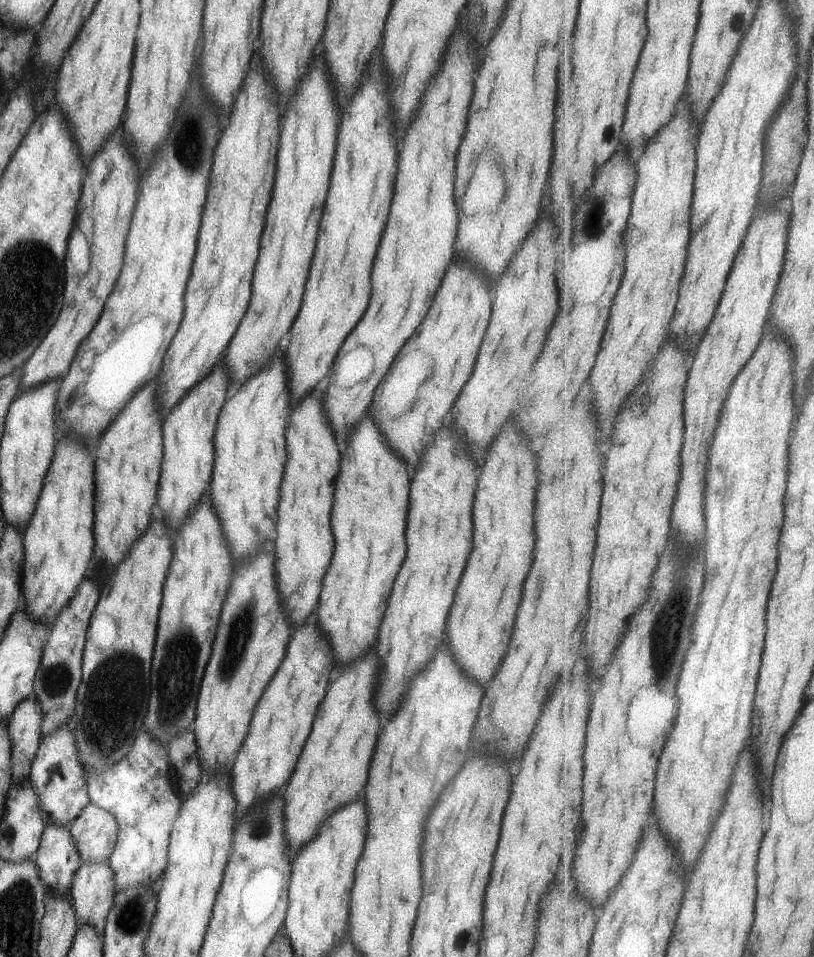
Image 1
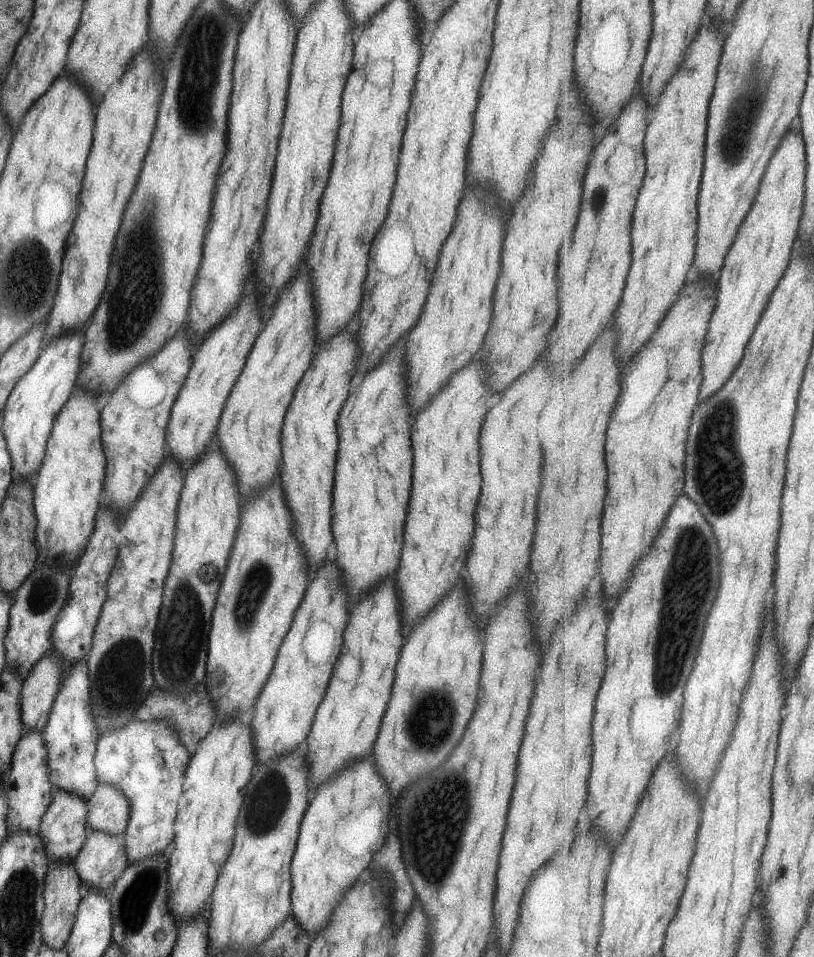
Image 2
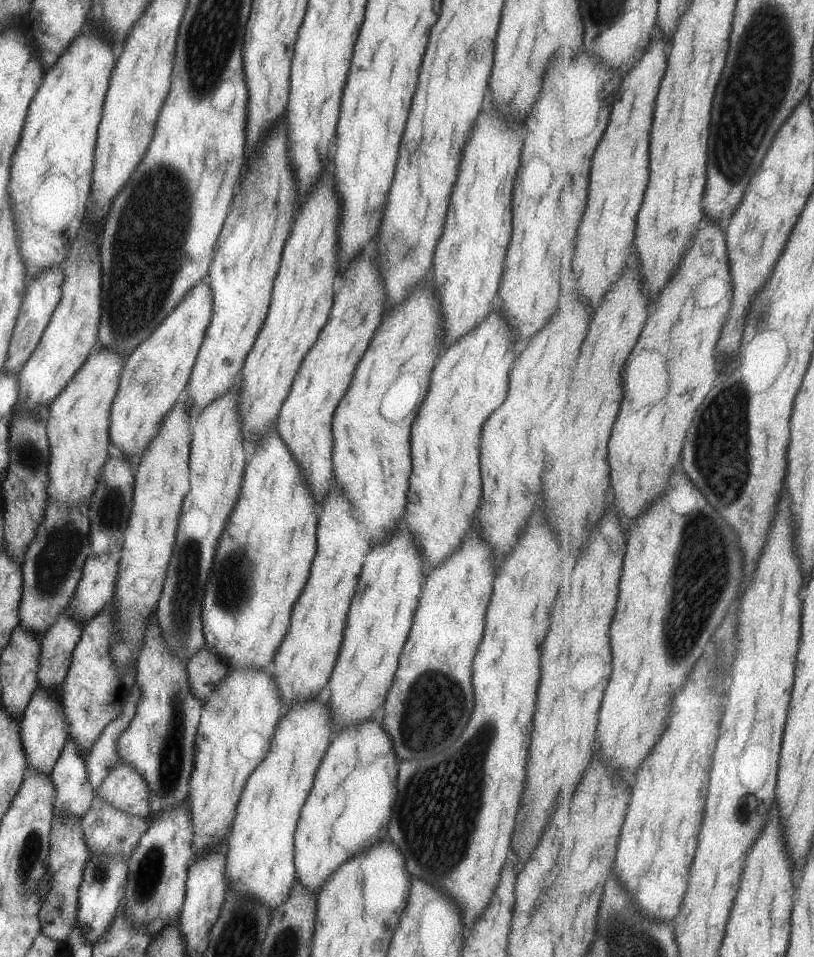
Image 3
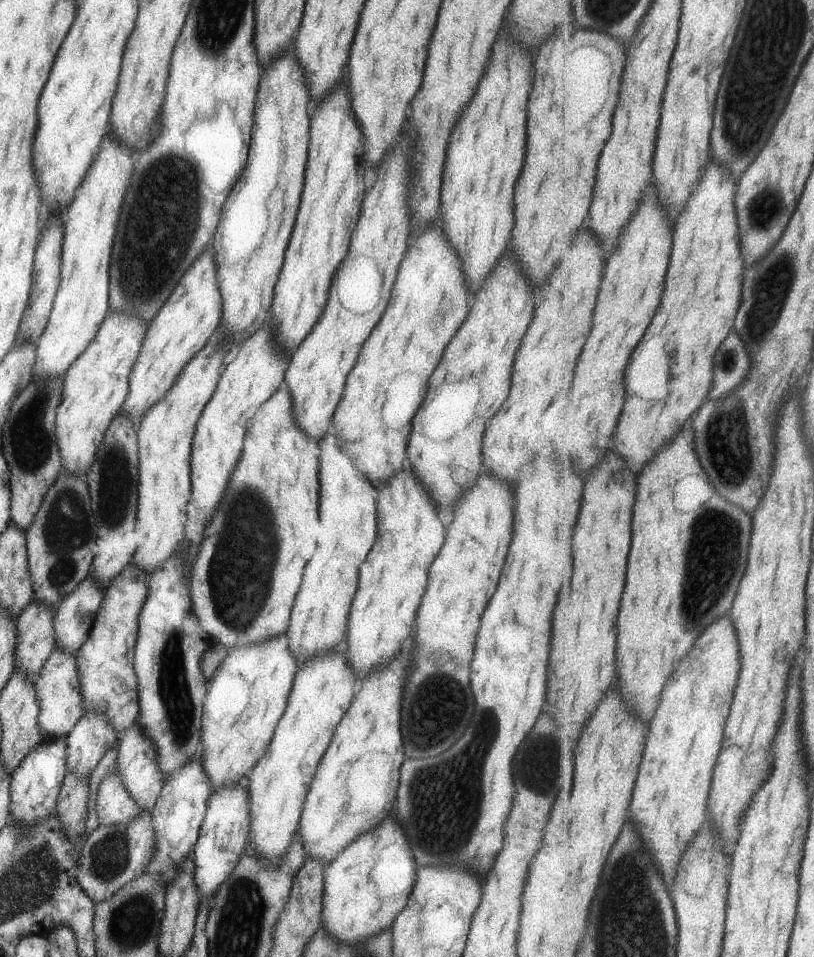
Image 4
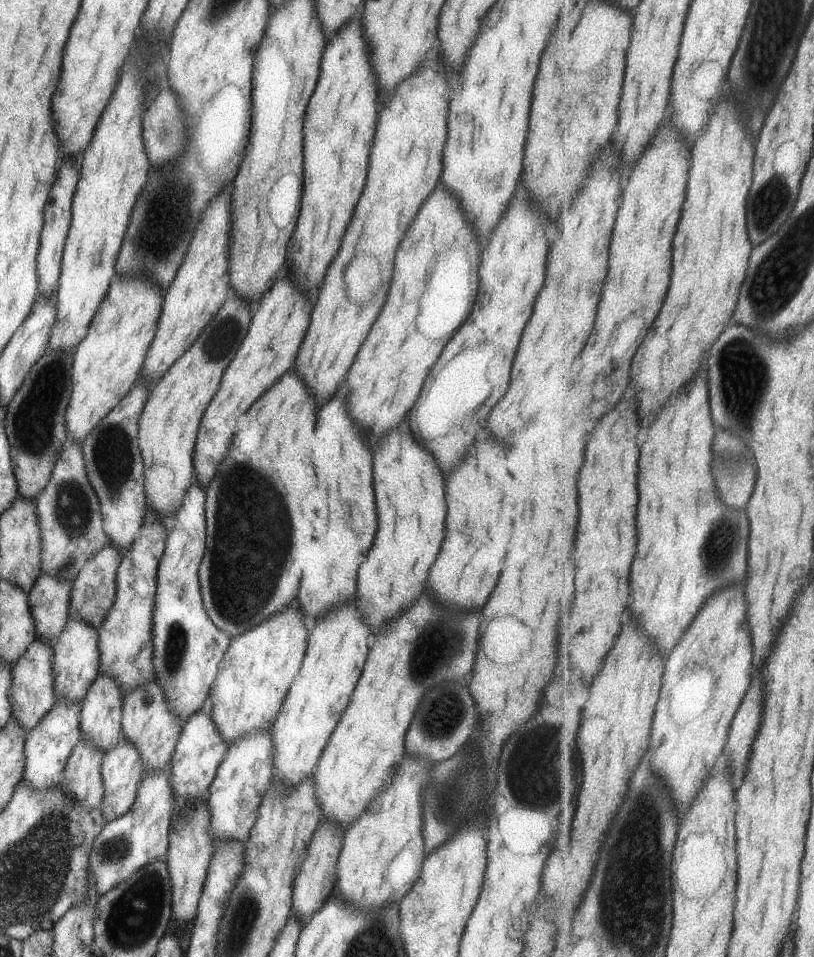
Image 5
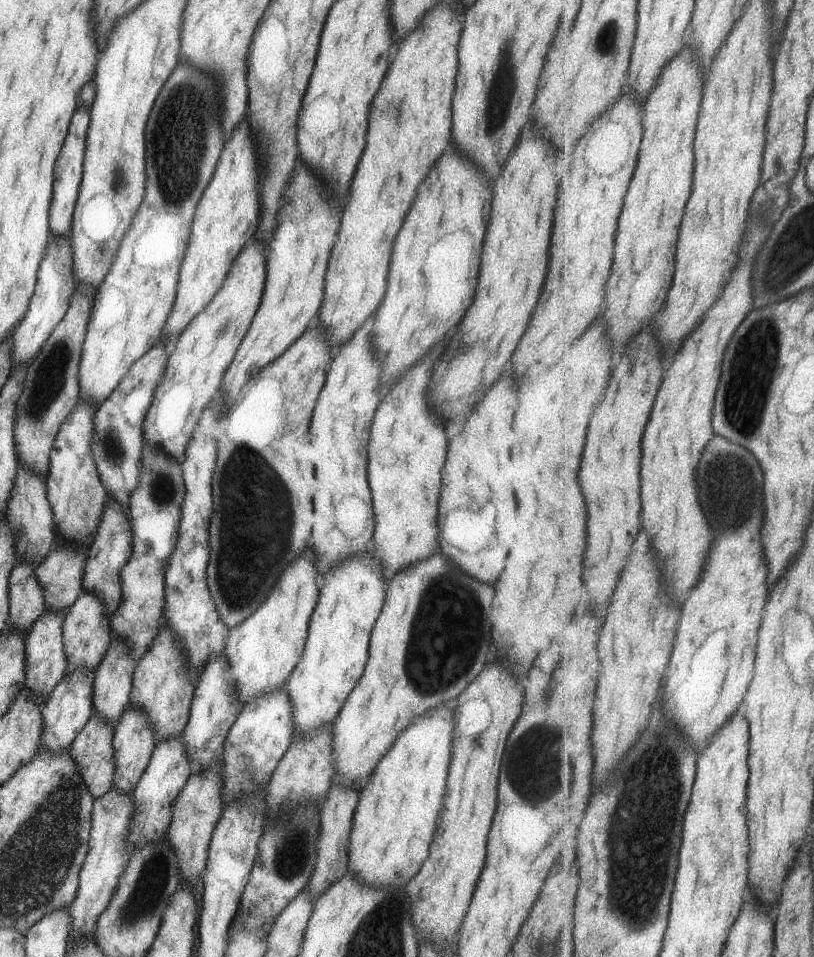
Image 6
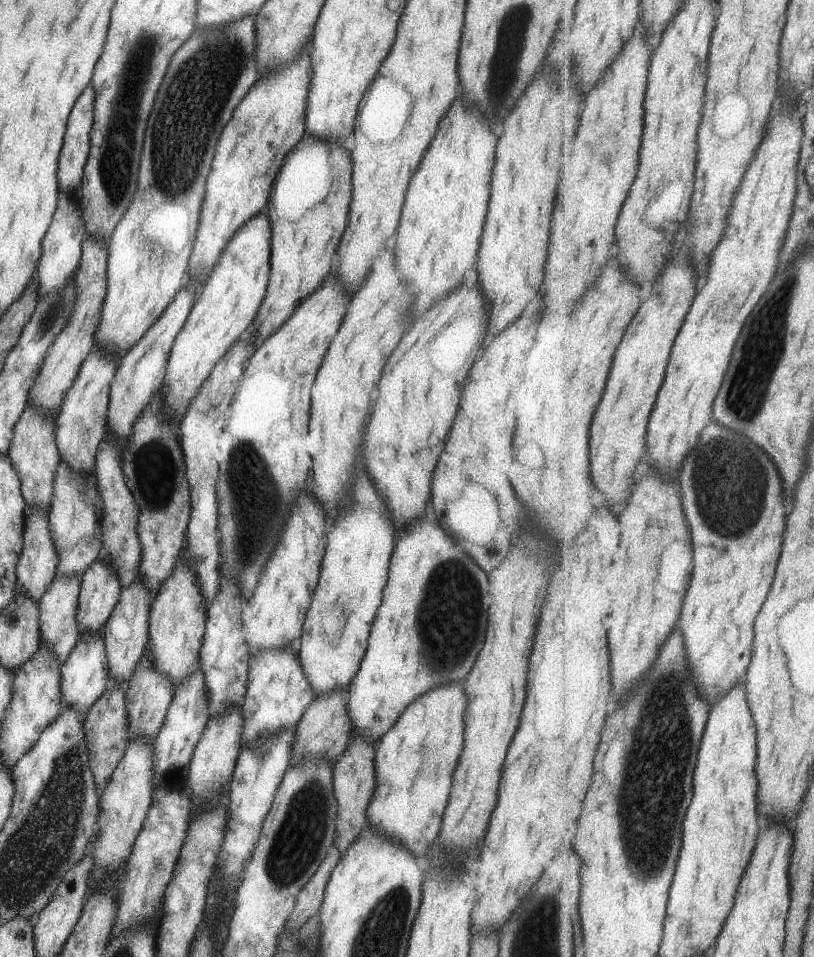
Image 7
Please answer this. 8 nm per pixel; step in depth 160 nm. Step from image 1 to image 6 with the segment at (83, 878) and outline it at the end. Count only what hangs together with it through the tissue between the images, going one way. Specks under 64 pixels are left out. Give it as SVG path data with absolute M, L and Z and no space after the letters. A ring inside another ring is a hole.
M129 702L113 729L111 745L112 757L114 758L112 787L121 793L130 793L147 766L153 747L154 740L150 723L144 713Z

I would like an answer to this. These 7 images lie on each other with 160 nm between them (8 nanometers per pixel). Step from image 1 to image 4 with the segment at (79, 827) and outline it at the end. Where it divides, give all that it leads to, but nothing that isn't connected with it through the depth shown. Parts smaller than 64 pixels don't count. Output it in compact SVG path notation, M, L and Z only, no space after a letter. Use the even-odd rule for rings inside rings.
M135 722L119 733L116 750L115 768L121 782L123 782L123 786L125 786L125 790L129 792L129 796L135 800L135 804L140 809L151 811L163 787L153 742L143 736L143 728Z

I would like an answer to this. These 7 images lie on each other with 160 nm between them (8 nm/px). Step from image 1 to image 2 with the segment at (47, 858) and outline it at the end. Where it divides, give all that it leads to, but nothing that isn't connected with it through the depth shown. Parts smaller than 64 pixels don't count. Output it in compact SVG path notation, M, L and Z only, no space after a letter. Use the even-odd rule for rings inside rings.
M56 789L53 790L53 794L52 801L39 821L38 837L42 842L49 864L73 862L86 839L87 830L84 821L87 812L86 800Z

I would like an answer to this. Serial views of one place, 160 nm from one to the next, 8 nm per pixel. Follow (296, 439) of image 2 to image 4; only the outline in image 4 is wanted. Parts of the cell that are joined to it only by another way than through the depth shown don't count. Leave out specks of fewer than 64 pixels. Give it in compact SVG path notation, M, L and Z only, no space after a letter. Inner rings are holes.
M405 136L401 140L401 144L397 144L391 150L391 154L387 154L383 164L379 166L377 180L361 202L361 214L357 220L355 234L351 236L351 242L349 242L347 260L343 260L335 268L323 312L321 312L319 320L315 322L315 326L311 328L311 332L299 342L299 346L291 353L289 366L285 370L283 385L293 398L293 420L305 432L305 436L315 438L315 440L323 438L325 428L332 423L331 418L335 408L342 399L347 374L353 367L365 338L371 333L373 326L377 324L385 310L399 262L407 248L405 238L409 234L409 218L407 218L405 190L407 190L407 146L409 144L411 142L407 142L407 136Z

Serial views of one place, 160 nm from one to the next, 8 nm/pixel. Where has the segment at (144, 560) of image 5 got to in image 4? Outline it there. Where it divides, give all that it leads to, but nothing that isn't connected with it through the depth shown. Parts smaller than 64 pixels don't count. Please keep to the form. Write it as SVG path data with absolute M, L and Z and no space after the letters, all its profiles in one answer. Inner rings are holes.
M127 564L109 582L87 640L75 654L81 704L84 708L101 712L117 733L129 728L138 717L139 690L133 656L138 636L138 616L147 592L148 575L134 565Z

